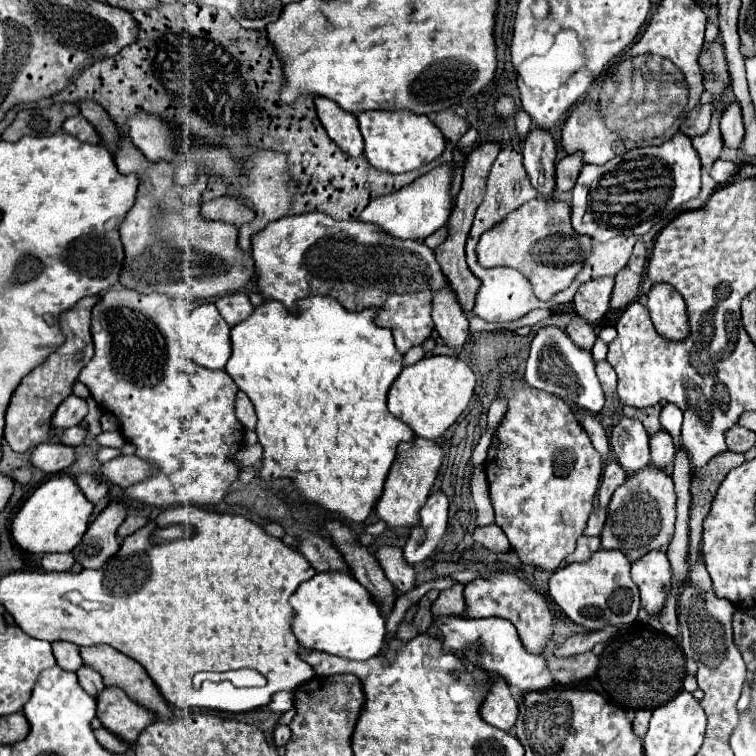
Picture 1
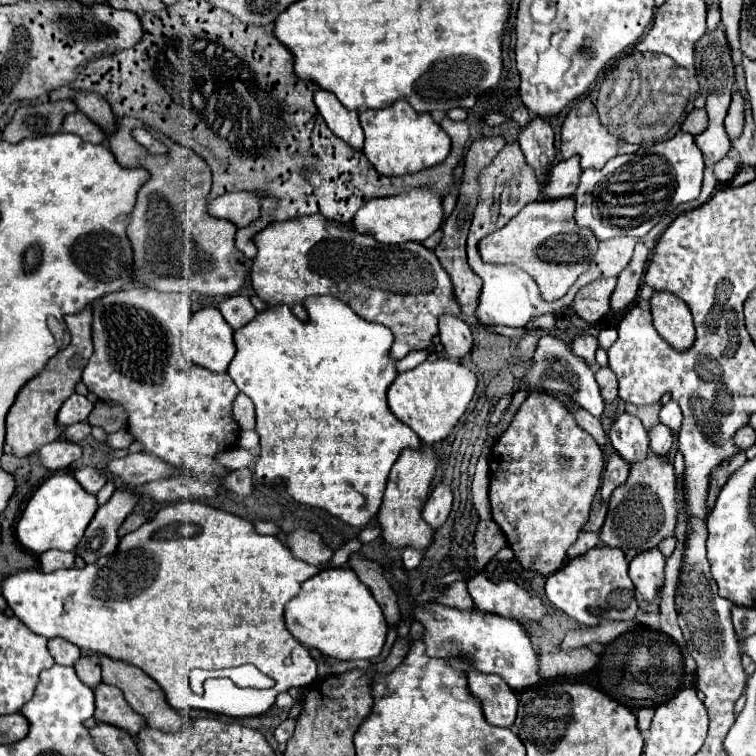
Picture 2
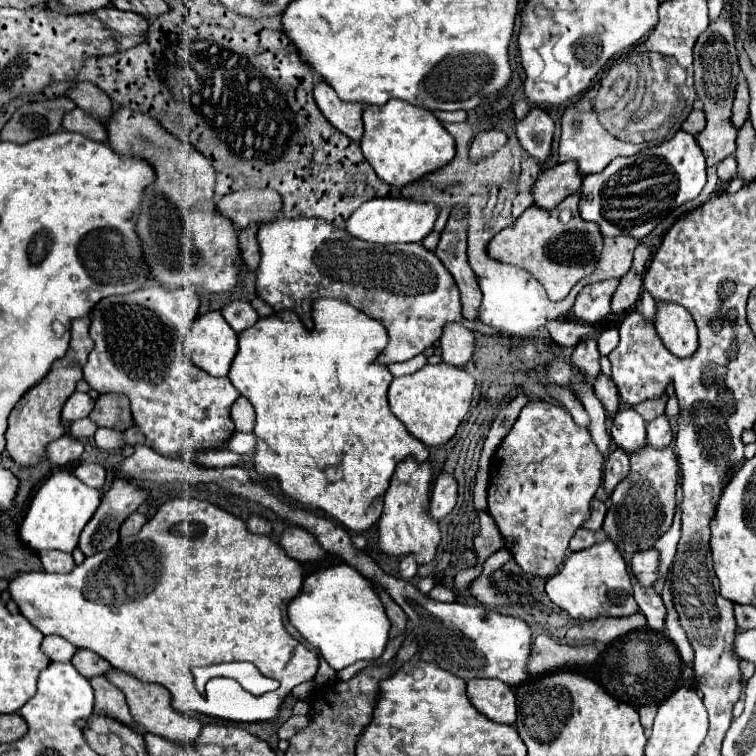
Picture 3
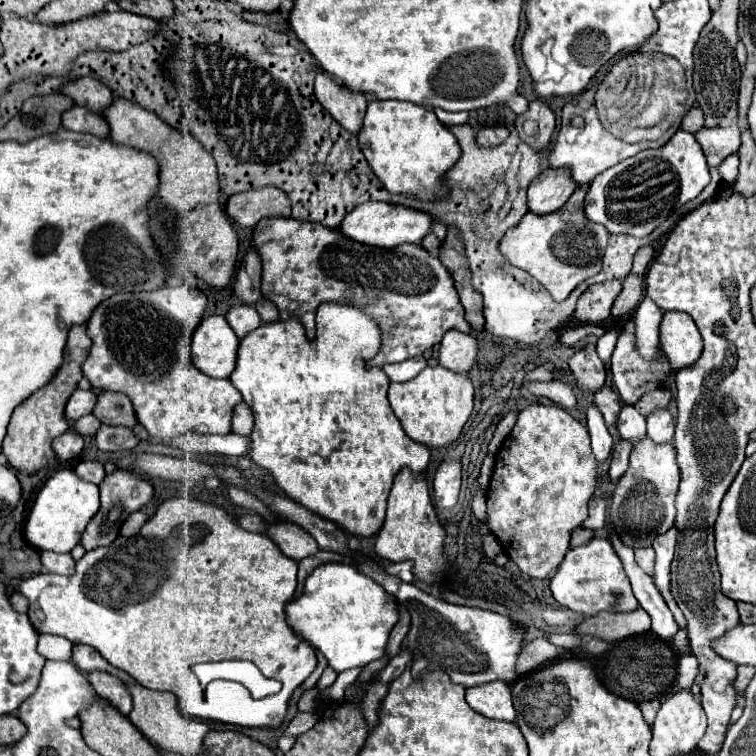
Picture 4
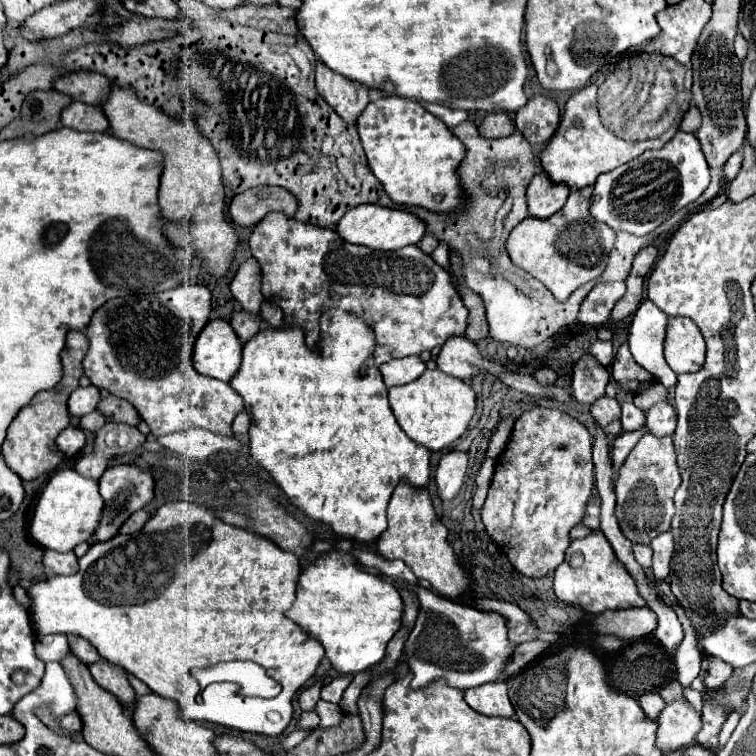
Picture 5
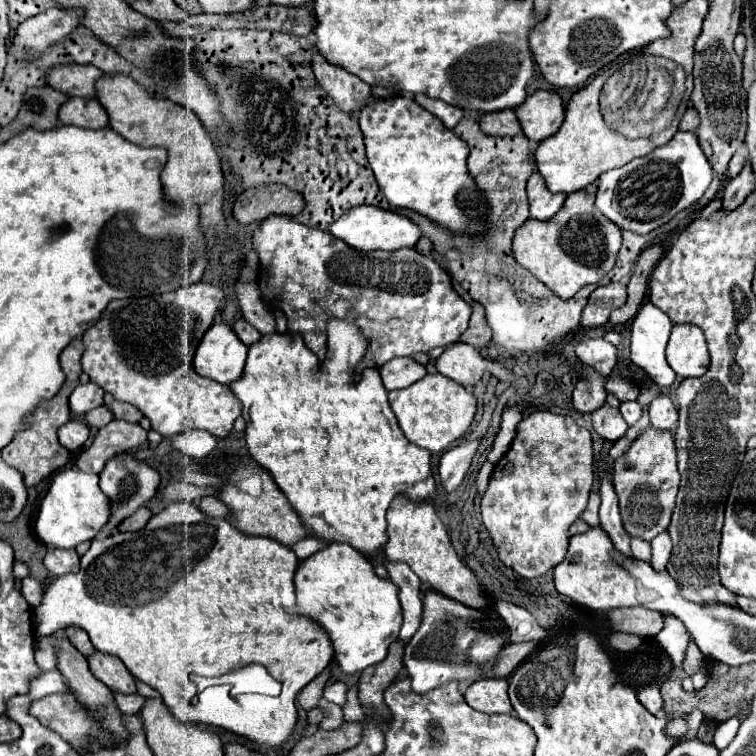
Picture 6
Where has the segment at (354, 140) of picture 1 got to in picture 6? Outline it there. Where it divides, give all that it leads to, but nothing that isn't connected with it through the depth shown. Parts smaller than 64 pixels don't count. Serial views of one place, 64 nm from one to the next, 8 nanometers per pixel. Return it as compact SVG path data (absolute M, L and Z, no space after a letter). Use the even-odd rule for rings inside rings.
M314 50L312 56L312 70L318 80L318 84L328 92L330 98L344 110L354 112L362 106L362 102L370 96L370 86L364 84L358 76L352 76L350 72L344 72L344 68L336 68L334 64L328 64L320 52Z

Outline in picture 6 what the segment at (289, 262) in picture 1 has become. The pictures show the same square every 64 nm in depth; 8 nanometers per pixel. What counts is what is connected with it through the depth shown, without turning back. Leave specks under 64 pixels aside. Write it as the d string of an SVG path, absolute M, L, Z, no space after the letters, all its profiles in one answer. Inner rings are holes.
M268 216L252 238L254 250L260 256L258 286L262 300L272 310L282 310L288 320L288 330L300 334L306 346L318 354L320 360L326 356L326 324L332 318L356 324L368 340L364 360L354 370L353 380L360 380L365 368L380 368L396 356L412 356L416 352L428 352L436 346L456 344L460 334L468 328L472 308L454 290L448 272L432 258L422 256L414 248L402 248L396 252L360 252L330 236L328 232L308 228L287 216Z

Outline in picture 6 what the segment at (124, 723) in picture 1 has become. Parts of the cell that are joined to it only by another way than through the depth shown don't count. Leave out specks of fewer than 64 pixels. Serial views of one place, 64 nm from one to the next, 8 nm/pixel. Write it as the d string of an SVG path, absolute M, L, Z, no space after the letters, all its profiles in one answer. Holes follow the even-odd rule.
M94 650L92 656L88 656L88 664L90 664L92 674L100 682L104 682L108 688L118 690L122 694L136 692L136 680L128 672L128 668L124 666L124 662L120 658Z

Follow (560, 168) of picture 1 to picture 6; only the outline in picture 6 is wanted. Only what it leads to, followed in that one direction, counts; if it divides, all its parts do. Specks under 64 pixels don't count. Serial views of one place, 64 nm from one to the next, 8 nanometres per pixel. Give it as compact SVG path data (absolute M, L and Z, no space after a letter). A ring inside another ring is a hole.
M534 172L528 180L528 202L530 202L530 218L536 220L550 220L558 208L564 204L564 194L548 192L544 180Z

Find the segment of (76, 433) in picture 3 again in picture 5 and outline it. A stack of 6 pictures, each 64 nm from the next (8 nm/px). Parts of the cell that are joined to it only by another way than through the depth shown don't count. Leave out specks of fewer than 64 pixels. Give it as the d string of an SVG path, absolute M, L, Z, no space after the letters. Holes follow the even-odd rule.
M94 410L94 412L90 412L90 414L80 418L80 428L90 430L90 432L100 430L104 424L106 424L106 416L102 412L98 412L98 410Z

